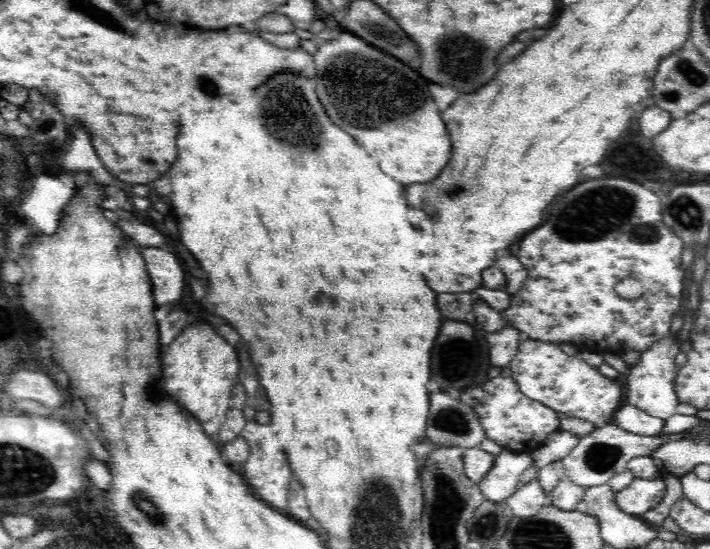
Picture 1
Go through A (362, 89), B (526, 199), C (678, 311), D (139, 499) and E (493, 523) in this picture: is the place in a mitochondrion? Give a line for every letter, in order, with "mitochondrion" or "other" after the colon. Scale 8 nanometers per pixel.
A: mitochondrion
B: other
C: other
D: mitochondrion
E: mitochondrion

